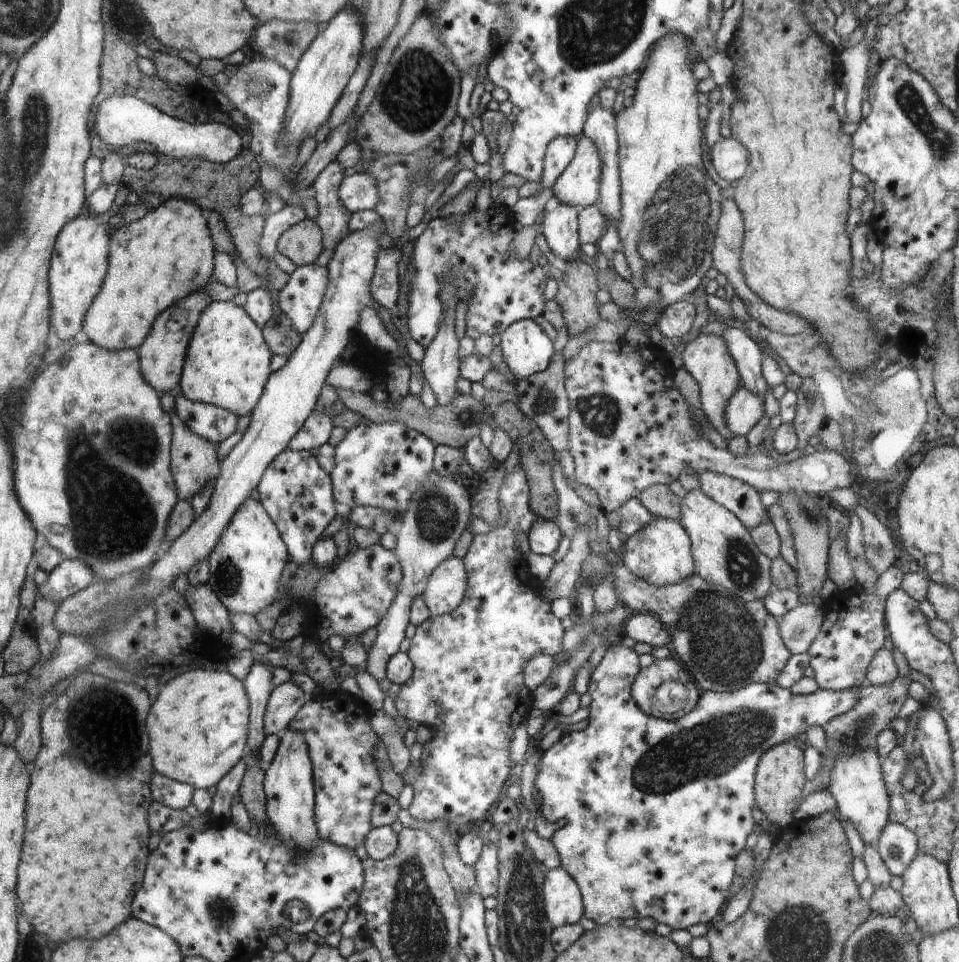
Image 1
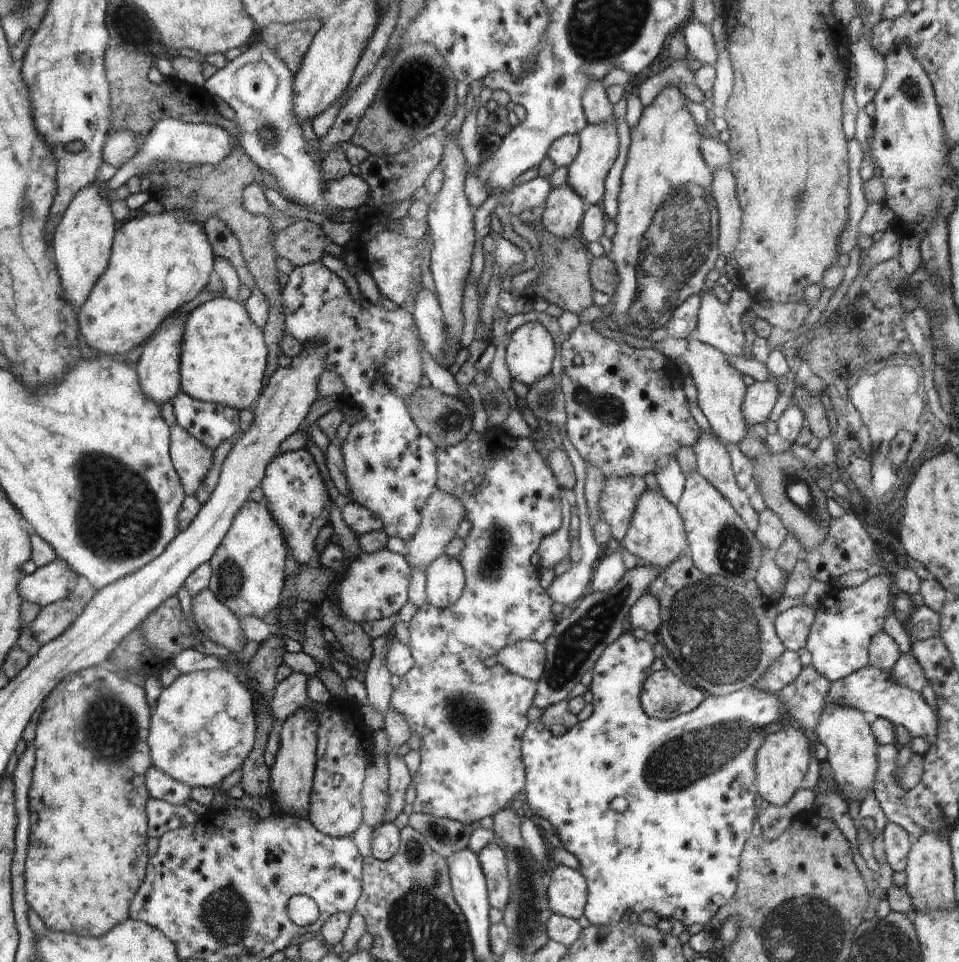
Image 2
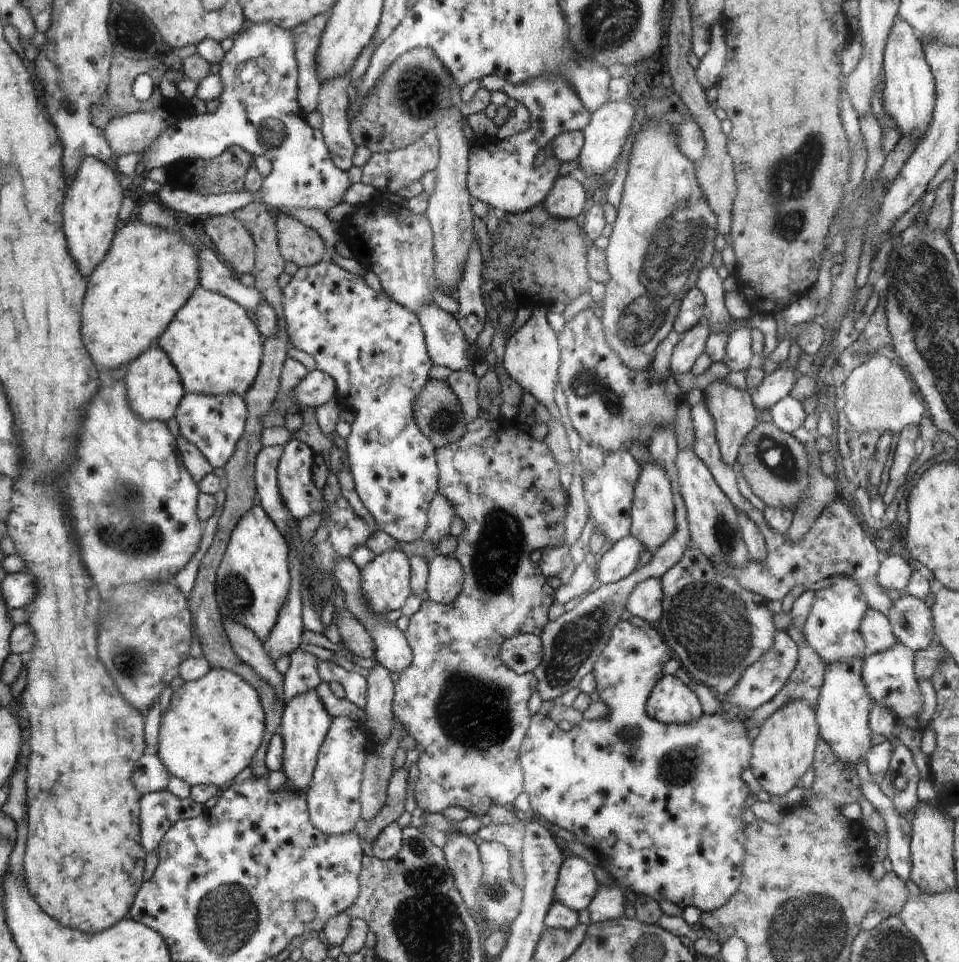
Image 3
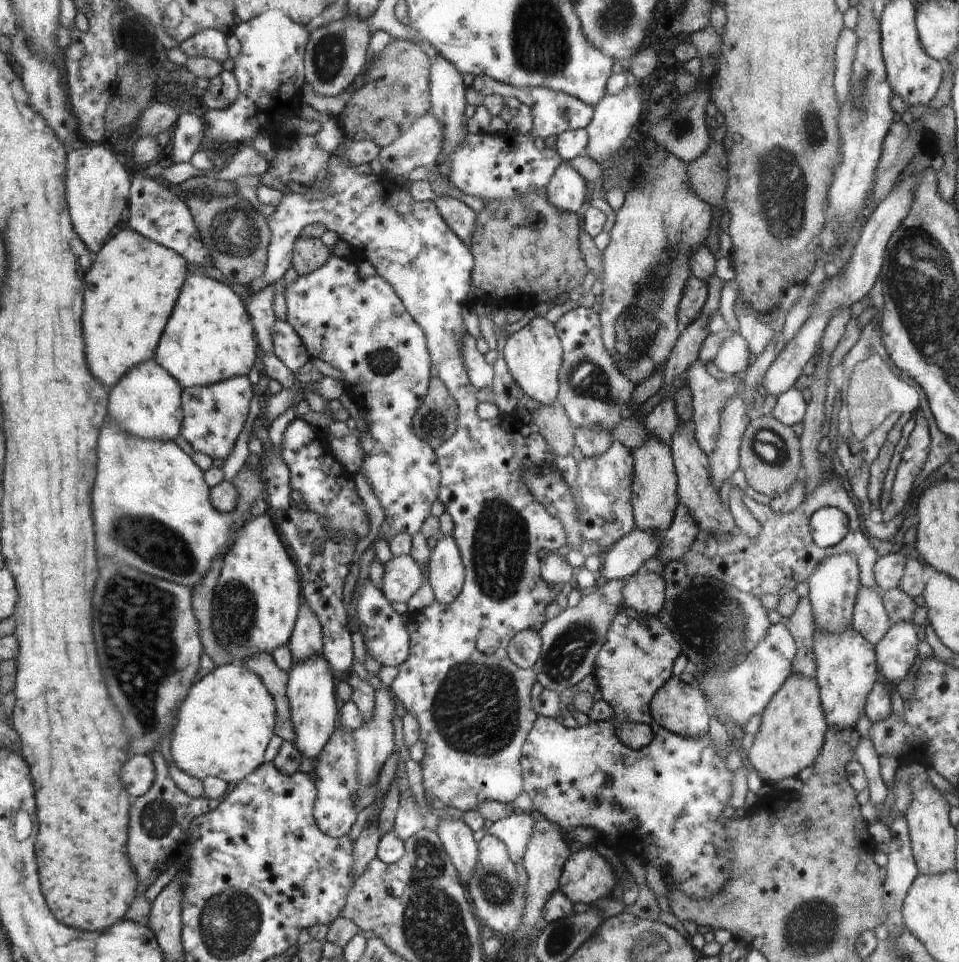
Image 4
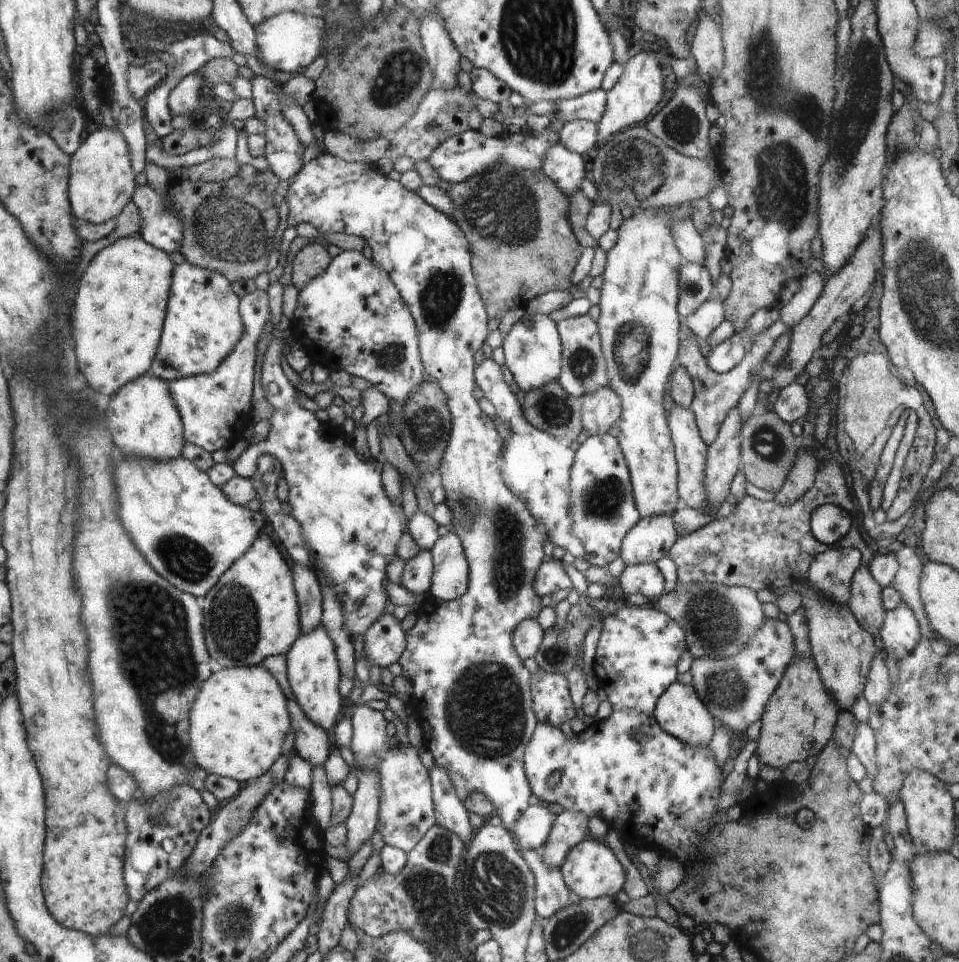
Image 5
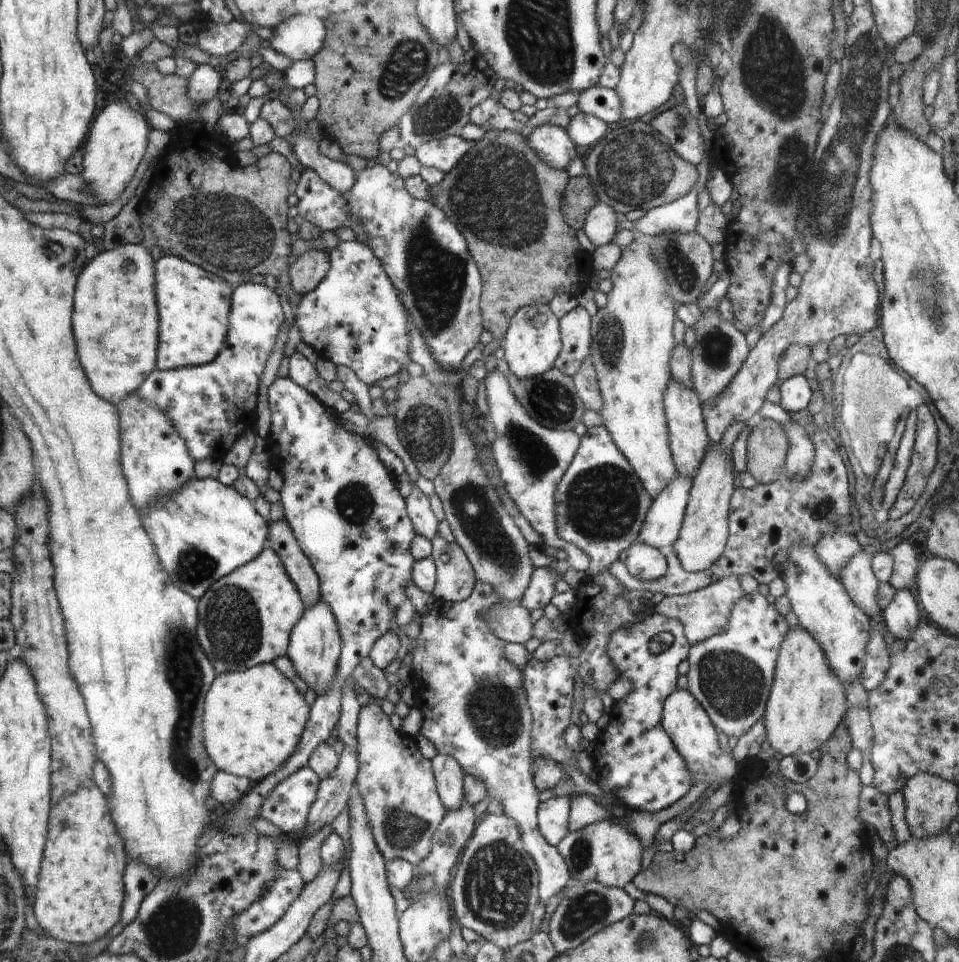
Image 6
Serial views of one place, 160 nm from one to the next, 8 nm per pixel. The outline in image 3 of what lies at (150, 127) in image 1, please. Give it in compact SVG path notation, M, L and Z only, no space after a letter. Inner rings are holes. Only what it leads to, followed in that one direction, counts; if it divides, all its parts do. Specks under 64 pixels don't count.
M261 22L261 23L250 23L248 28L244 29L242 34L239 34L234 39L234 45L230 50L225 52L224 58L221 62L221 67L219 71L220 78L223 82L223 89L220 93L220 107L214 113L206 113L205 115L194 115L192 117L188 117L186 119L182 119L176 121L172 124L171 127L166 127L162 133L158 134L156 138L146 147L146 150L143 150L140 155L140 160L144 163L145 172L149 173L149 171L153 170L154 168L169 168L171 165L175 163L179 163L180 161L186 160L210 160L220 156L222 152L224 152L229 146L238 145L243 147L245 151L248 151L253 156L264 156L264 158L268 158L270 162L272 162L272 170L270 174L263 178L262 186L257 193L250 193L248 190L243 191L236 191L232 193L222 193L221 195L201 195L198 193L194 193L190 190L183 190L183 189L172 189L170 191L164 191L158 197L161 201L161 204L164 207L170 208L170 210L174 210L174 212L178 212L178 214L187 214L189 219L203 219L207 217L213 217L216 215L224 216L224 215L232 215L235 210L238 210L240 207L248 204L249 202L262 202L264 204L269 204L271 207L285 207L286 209L318 209L322 211L324 214L330 210L330 208L334 208L336 204L342 203L342 196L348 188L351 186L350 178L348 177L348 173L346 171L341 171L339 168L334 166L332 159L329 157L327 152L326 146L324 146L325 142L323 139L323 134L321 129L313 129L304 119L300 116L300 105L297 101L297 92L298 92L298 85L297 85L297 76L298 76L298 69L297 69L297 62L295 59L295 44L292 40L292 33L277 24L268 22Z

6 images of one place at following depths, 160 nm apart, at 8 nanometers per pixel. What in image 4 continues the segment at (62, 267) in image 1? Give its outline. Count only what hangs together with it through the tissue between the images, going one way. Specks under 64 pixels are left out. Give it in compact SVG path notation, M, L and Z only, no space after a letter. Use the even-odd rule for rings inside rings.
M76 143L68 153L68 206L72 206L71 221L79 237L94 255L102 249L112 228L120 222L128 204L128 196L131 196L128 172L122 168L122 164L118 164L110 148L104 148L104 144L100 144L98 172L98 145Z

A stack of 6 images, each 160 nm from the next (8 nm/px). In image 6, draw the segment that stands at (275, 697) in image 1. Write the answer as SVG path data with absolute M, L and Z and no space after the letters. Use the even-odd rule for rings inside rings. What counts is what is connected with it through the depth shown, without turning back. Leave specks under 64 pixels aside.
M286 518L278 522L270 522L269 525L270 547L282 559L283 565L294 580L307 610L308 607L313 607L321 601L322 587L318 572L311 565L311 559L304 554L304 550L299 546Z

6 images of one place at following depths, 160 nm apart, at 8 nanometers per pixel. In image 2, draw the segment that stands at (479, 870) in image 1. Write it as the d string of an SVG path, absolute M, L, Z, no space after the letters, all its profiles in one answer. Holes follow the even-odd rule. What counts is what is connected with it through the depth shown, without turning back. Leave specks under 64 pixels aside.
M491 843L477 854L487 884L489 903L503 912L512 894L506 876L506 857L497 843Z

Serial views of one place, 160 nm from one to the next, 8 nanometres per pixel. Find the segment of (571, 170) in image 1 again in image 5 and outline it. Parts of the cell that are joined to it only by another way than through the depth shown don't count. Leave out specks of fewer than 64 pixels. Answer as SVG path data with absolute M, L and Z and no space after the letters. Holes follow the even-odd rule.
M645 49L632 51L631 58L623 66L618 82L607 92L602 120L597 123L598 144L605 143L610 137L628 127L644 122L661 100L662 85L661 68L654 55Z

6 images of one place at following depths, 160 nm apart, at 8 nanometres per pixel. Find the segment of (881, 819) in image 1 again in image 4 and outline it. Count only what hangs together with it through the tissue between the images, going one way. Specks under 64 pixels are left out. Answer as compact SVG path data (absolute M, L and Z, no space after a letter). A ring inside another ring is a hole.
M852 626L837 635L827 635L816 627L813 637L815 681L825 721L828 726L840 730L855 728L858 719L864 714L867 696L880 676L874 645Z

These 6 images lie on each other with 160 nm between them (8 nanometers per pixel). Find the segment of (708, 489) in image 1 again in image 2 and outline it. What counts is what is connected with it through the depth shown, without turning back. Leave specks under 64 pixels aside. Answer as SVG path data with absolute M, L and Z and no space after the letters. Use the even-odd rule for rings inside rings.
M703 430L693 449L697 460L696 471L728 500L750 532L756 532L759 513L749 503L750 490L744 490L736 483L728 450L716 439L716 436Z

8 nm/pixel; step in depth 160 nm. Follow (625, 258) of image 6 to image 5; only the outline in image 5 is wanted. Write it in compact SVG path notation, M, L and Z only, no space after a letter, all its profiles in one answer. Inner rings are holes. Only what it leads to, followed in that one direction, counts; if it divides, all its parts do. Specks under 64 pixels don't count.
M689 203L674 205L671 212L668 212L666 207L649 207L640 212L632 212L617 229L618 240L607 252L607 263L601 274L604 282L600 289L600 315L597 320L601 351L607 364L609 388L616 392L621 400L621 415L616 422L619 435L616 438L619 439L628 465L635 505L641 518L671 516L677 510L676 504L679 499L677 462L663 400L667 380L672 374L673 366L678 362L680 333L684 330L680 324L677 302L679 272L685 258L675 245L672 230L675 221L687 219L692 219Z

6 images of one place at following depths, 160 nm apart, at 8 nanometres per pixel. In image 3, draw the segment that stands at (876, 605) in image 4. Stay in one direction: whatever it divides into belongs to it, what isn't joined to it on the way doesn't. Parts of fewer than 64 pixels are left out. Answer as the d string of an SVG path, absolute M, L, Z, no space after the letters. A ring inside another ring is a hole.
M870 609L862 617L859 629L865 640L865 654L871 654L890 650L896 643L897 638L892 632L889 618L877 610Z

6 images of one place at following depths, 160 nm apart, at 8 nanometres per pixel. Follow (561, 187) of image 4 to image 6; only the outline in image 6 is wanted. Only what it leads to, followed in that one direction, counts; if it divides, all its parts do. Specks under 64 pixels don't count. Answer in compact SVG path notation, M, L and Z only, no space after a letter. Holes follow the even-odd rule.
M542 125L528 134L528 142L534 148L535 153L545 163L556 169L566 171L570 160L576 154L576 146L572 144L567 130L552 125Z

